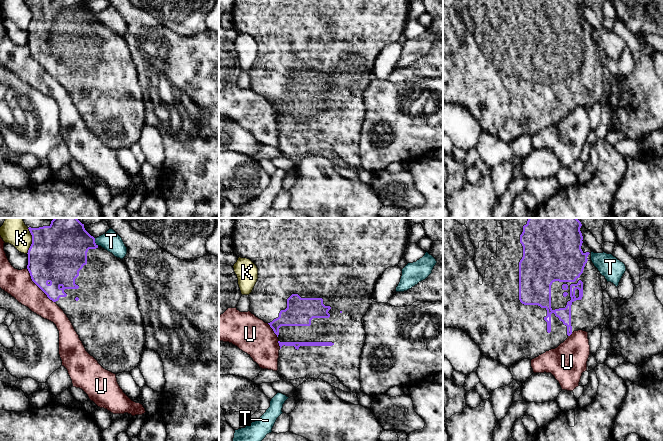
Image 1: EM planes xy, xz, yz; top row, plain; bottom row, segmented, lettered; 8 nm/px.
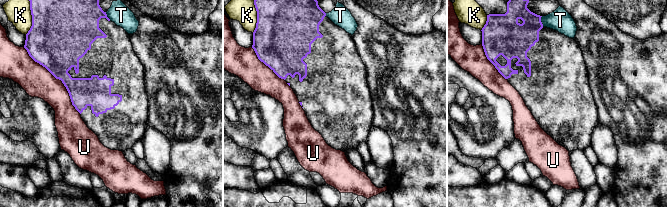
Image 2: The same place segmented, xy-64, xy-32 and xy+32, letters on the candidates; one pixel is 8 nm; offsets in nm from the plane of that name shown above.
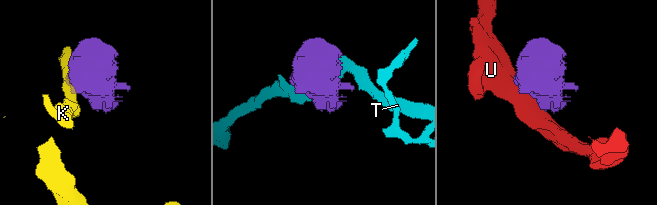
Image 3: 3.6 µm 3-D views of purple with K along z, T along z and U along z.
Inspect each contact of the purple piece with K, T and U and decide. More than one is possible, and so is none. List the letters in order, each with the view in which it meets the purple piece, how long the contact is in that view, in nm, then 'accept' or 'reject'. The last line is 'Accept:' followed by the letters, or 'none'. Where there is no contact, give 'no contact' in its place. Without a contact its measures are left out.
K: xy | 200 nm | reject
T: xy | 70 nm | reject
U: xy | 360 nm | reject
Accept: none

